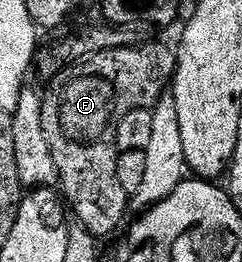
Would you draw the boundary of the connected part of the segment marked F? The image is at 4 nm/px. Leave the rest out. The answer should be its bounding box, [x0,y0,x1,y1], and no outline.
[43,42,177,238]

